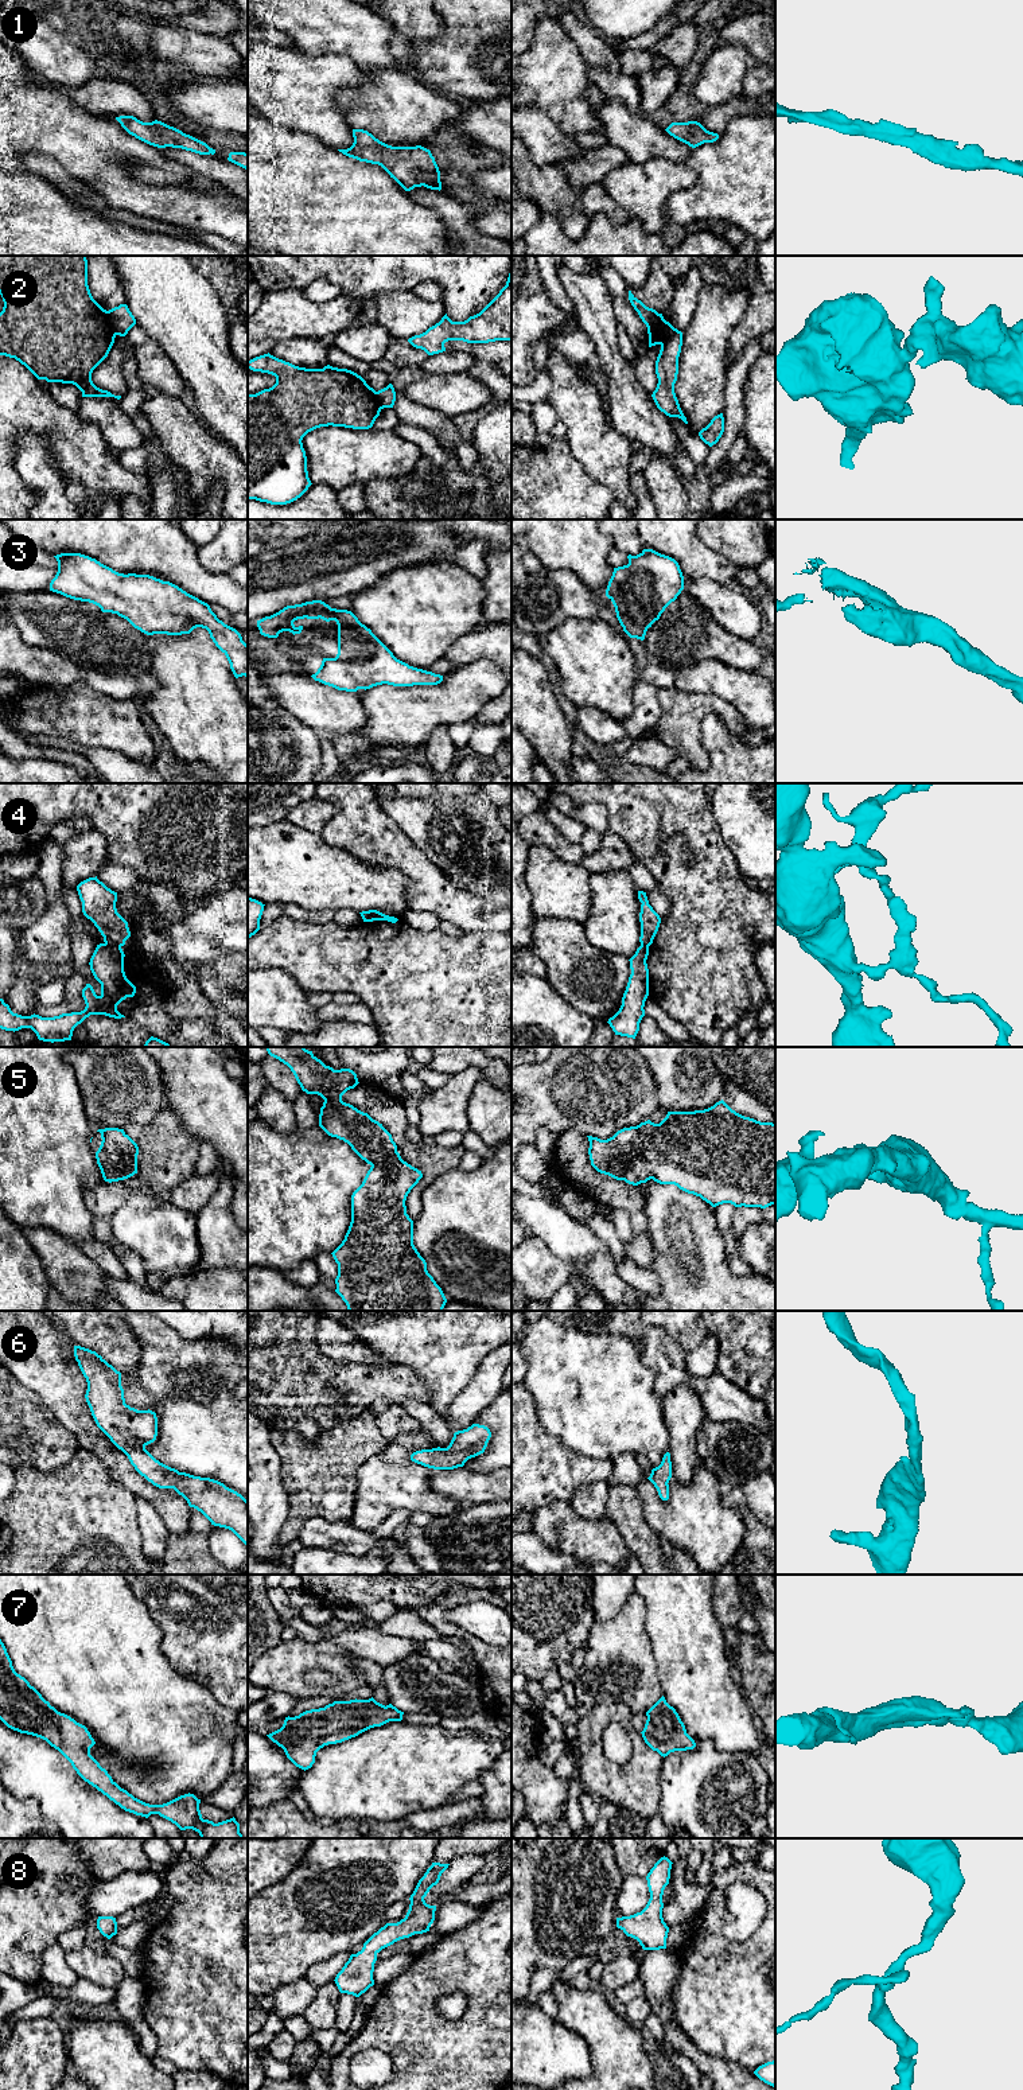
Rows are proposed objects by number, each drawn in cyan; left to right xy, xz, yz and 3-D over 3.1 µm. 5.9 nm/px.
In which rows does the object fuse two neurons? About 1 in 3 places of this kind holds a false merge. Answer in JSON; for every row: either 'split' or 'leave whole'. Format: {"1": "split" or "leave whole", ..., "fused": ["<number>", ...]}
{"1": "leave whole", "2": "split", "3": "leave whole", "4": "split", "5": "leave whole", "6": "leave whole", "7": "leave whole", "8": "leave whole", "fused": ["2", "4"]}

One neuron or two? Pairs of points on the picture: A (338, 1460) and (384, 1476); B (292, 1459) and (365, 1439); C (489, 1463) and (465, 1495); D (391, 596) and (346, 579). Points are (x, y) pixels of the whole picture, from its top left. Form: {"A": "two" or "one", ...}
{"A": "two", "B": "one", "C": "two", "D": "two"}

